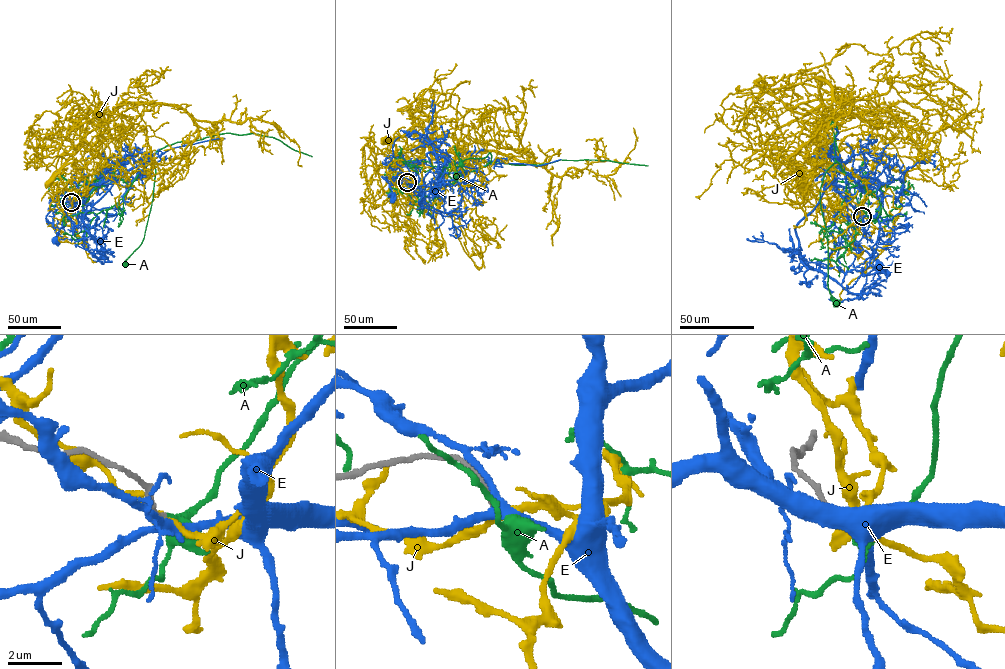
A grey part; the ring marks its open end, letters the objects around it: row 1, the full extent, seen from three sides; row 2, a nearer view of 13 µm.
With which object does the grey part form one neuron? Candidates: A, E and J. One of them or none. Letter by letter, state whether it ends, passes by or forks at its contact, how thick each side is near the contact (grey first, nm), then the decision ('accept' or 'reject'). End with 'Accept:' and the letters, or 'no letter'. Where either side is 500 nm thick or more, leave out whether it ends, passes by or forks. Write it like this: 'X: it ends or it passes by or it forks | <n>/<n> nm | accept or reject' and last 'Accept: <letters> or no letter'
A: it ends | 170/400 nm | accept
E: it forks | 240/280 nm | reject
J: it passes by | 170/260 nm | reject
Accept: A

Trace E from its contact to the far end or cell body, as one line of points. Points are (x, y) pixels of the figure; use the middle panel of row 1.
E: (406, 182), (423, 196), (417, 196), (406, 185), (382, 177), (388, 183), (392, 195)

